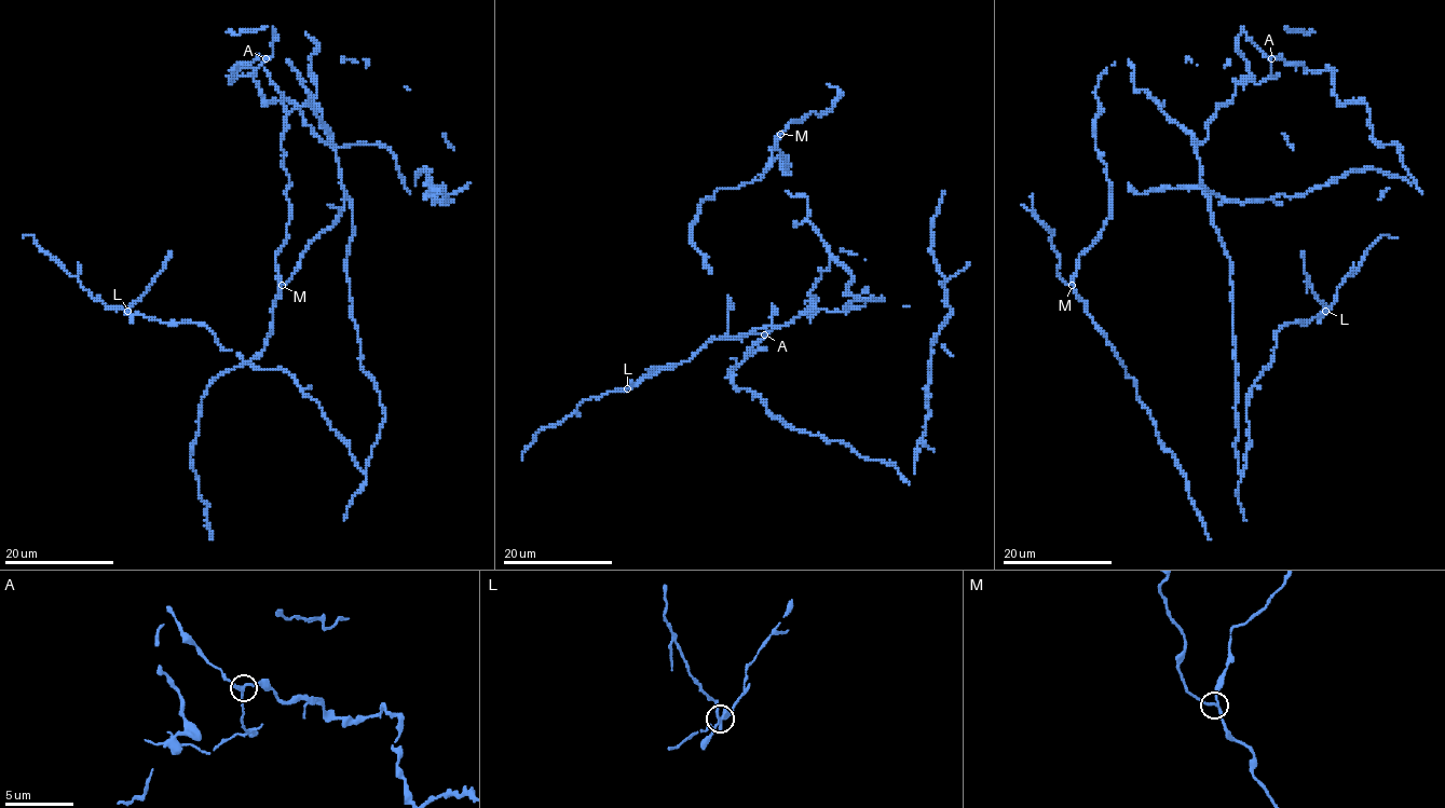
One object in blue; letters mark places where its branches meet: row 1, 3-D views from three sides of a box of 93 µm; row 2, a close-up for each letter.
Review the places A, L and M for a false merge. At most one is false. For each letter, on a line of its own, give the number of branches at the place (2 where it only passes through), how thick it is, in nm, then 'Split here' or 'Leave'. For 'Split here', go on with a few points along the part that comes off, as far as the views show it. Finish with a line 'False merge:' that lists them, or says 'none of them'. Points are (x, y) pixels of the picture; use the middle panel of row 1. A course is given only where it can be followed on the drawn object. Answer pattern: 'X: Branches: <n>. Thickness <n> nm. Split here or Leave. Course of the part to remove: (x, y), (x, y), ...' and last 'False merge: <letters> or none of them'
A: Branches: 3. Thickness 240 nm. Leave
L: Branches: 3. Thickness 200 nm. Split here. Course of the part to remove: (627, 387), (668, 364)
M: Branches: 3. Thickness 180 nm. Leave
False merge: L

